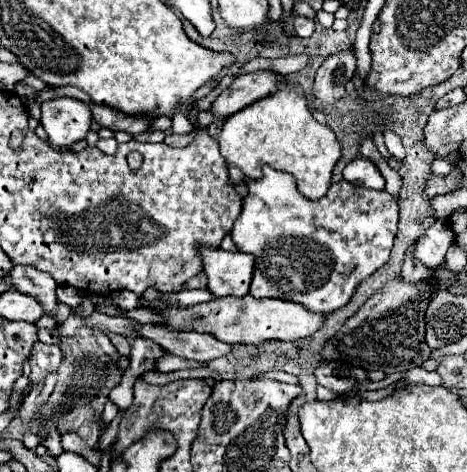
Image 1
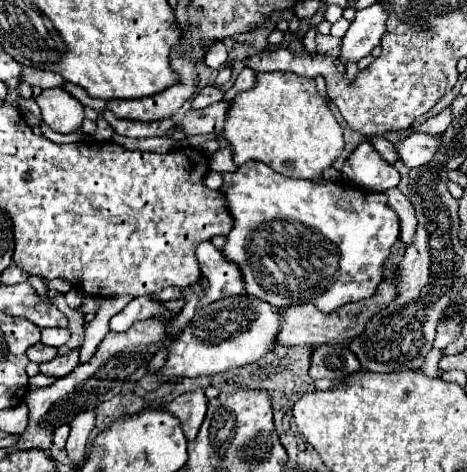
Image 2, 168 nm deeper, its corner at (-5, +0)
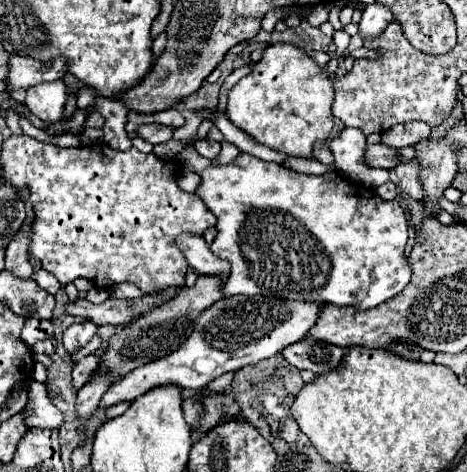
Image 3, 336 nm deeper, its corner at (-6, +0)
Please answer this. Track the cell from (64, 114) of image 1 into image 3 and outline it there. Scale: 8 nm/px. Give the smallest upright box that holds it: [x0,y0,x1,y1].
[25,80,67,124]

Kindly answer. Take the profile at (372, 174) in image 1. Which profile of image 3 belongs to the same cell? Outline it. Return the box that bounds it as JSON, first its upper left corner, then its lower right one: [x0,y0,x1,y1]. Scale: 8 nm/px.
[331,128,389,188]

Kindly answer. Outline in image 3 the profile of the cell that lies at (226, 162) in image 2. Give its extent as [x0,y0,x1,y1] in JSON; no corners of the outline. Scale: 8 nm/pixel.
[217,142,239,164]

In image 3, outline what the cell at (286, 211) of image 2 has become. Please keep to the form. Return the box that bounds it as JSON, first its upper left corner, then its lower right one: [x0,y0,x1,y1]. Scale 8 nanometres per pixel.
[181,146,411,310]

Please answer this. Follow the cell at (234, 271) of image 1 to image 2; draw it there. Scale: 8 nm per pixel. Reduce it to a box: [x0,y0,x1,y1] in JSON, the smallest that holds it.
[196,242,244,306]

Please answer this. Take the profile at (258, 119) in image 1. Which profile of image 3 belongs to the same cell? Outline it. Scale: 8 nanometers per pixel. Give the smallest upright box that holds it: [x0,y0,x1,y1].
[227,44,333,158]

